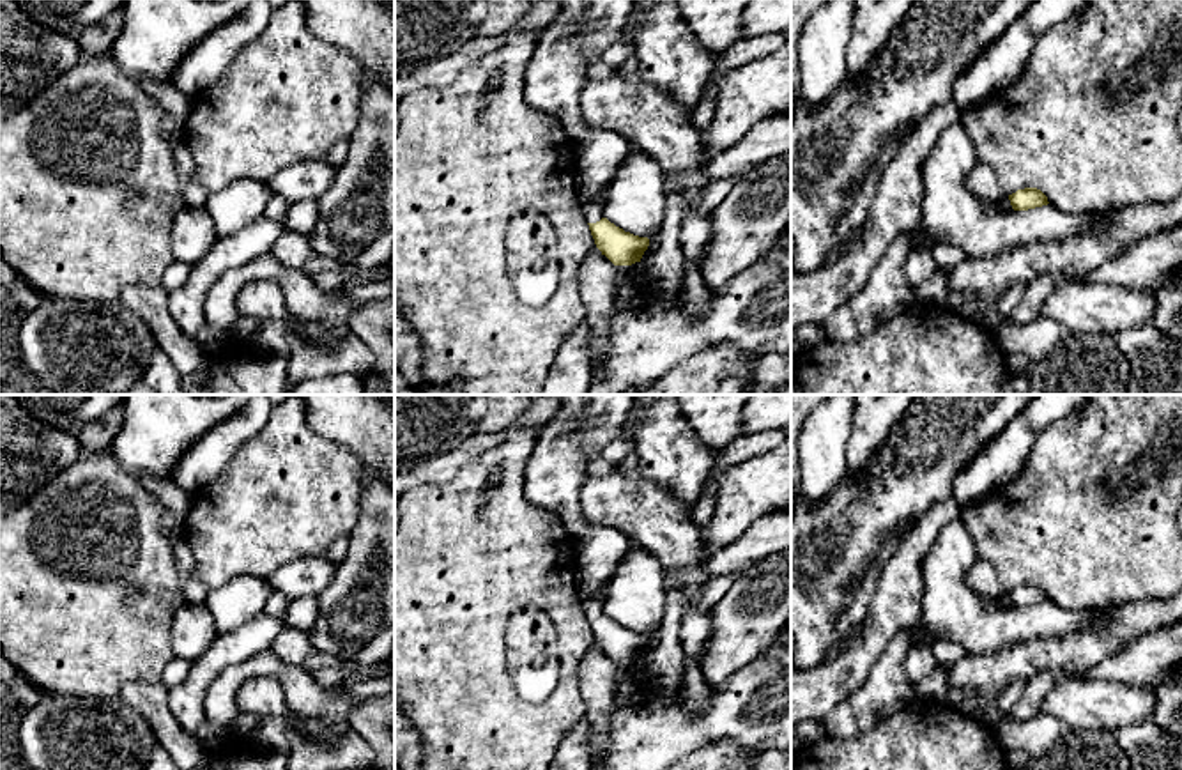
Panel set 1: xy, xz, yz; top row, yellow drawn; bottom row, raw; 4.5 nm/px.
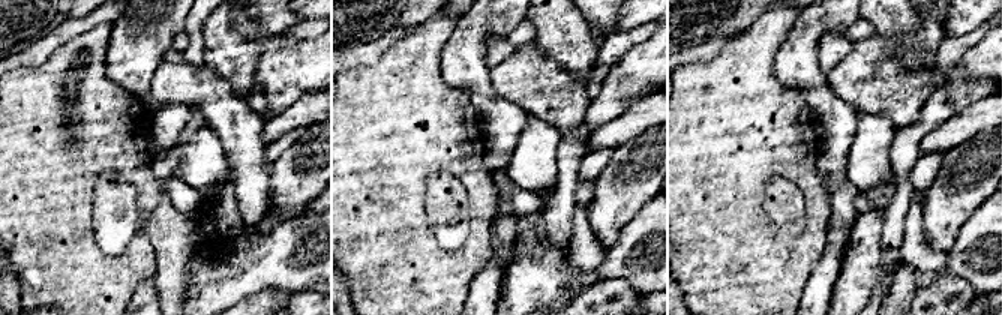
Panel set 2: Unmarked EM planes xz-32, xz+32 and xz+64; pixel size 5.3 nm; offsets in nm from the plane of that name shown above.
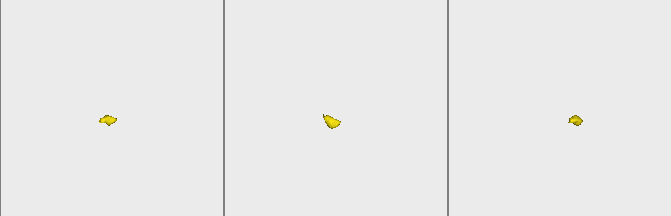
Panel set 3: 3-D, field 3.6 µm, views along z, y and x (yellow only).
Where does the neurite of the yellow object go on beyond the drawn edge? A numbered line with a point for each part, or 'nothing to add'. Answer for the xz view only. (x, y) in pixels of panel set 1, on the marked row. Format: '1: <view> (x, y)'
1: xz (593, 211)

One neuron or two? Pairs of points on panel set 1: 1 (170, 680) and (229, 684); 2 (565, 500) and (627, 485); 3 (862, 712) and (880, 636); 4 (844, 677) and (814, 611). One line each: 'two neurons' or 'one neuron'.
1: two neurons
2: two neurons
3: two neurons
4: two neurons

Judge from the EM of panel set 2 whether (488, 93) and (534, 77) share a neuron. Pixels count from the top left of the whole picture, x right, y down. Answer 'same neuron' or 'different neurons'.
different neurons

